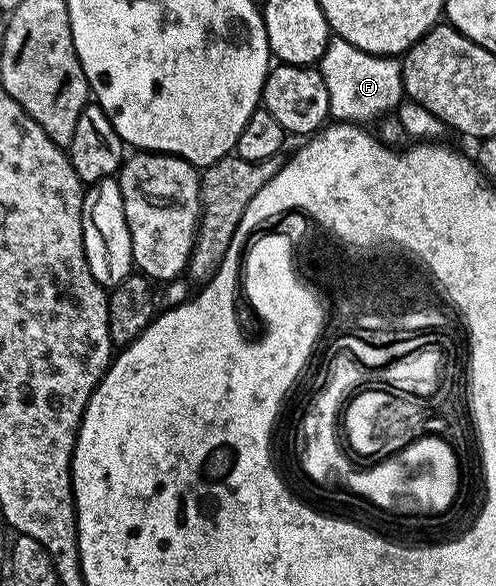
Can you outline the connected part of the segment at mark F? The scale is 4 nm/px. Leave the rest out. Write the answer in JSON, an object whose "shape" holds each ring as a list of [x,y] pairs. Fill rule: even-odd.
{"shape":[[[333,36],[322,54],[319,69],[329,93],[330,117],[340,123],[376,121],[394,111],[404,99],[403,65],[398,57],[371,55]]]}

